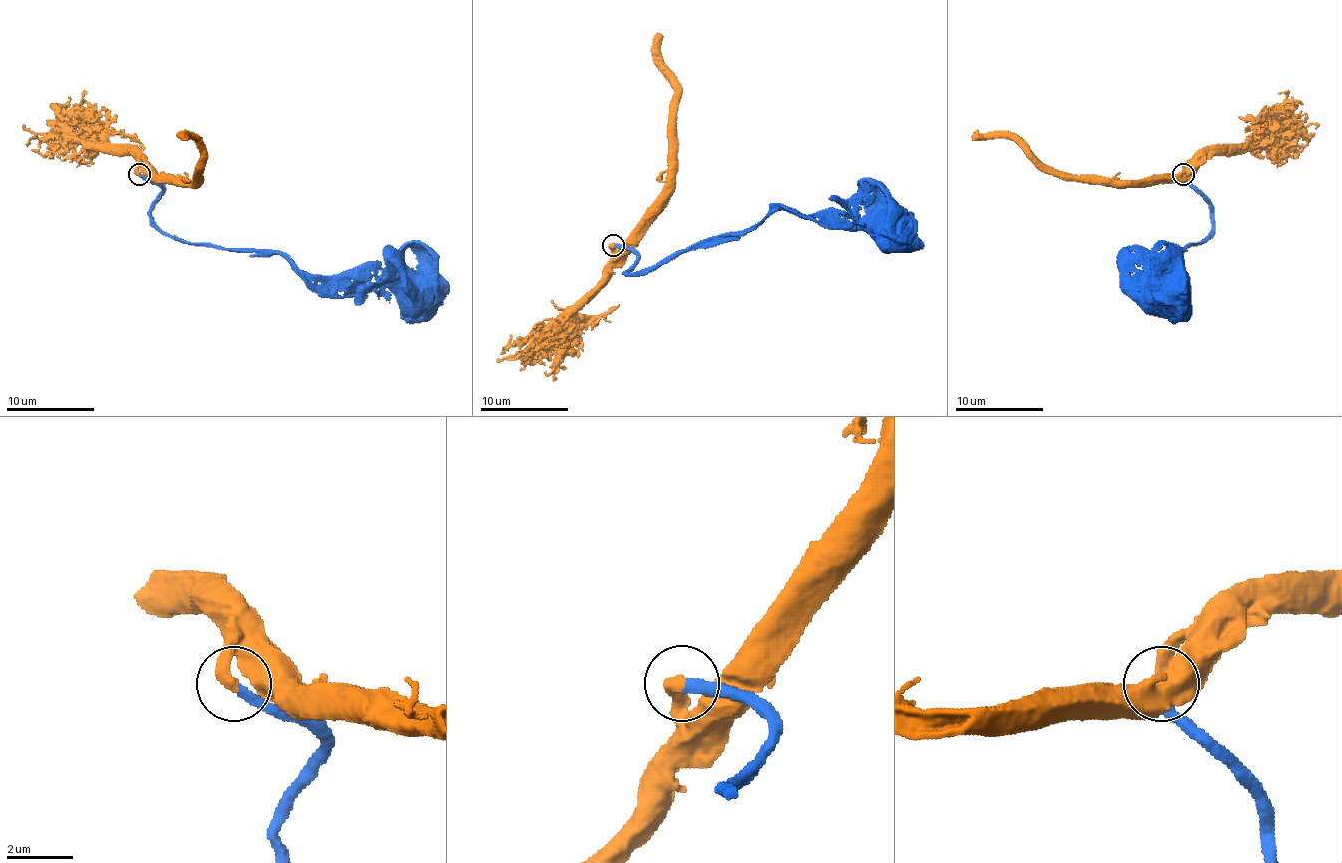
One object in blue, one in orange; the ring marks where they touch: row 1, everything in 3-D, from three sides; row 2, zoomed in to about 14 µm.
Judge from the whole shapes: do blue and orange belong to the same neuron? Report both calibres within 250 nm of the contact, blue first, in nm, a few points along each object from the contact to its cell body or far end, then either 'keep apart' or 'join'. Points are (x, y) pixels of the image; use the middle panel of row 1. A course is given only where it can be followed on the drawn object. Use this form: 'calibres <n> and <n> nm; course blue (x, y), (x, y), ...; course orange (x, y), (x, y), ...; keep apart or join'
calibres 320 and 420 nm; course blue (613, 247), (637, 255), (626, 271), (637, 273), (727, 242), (778, 209), (892, 225); course orange (613, 244), (617, 249), (668, 189), (670, 108), (674, 82), (665, 71), (657, 33); join

